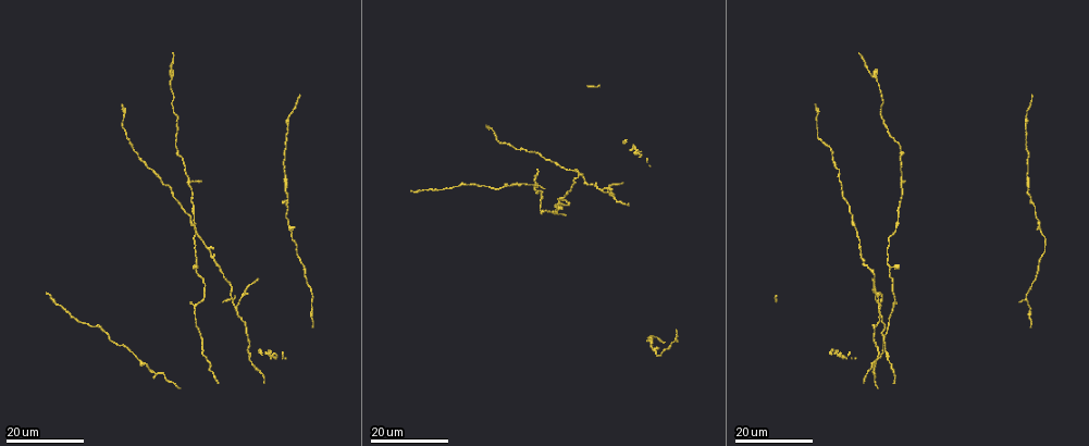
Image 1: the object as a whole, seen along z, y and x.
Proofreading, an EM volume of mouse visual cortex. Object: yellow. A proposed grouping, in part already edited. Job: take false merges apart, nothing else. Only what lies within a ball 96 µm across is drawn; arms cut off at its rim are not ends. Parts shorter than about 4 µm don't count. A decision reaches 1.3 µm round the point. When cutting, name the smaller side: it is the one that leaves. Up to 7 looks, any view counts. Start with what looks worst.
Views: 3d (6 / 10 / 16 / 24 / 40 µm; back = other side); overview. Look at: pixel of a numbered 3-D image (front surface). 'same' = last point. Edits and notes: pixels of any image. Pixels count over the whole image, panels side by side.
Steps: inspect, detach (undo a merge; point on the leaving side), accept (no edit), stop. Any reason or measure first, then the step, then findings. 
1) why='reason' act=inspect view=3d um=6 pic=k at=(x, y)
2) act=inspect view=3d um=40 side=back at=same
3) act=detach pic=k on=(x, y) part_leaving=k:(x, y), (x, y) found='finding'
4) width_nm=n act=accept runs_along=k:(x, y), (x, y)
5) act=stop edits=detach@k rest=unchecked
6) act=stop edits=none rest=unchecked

act=inspect view=3d um=16 pic=1 at=(237, 309)

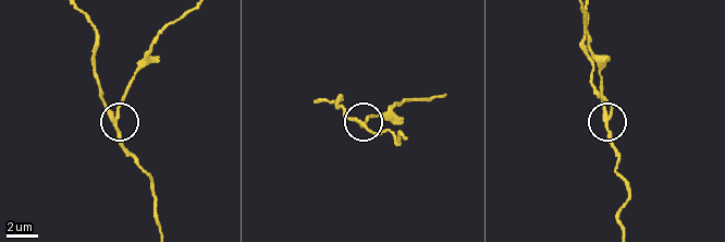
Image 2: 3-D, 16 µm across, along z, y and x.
act=inspect view=3d um=6 pic=2 at=(117, 113)

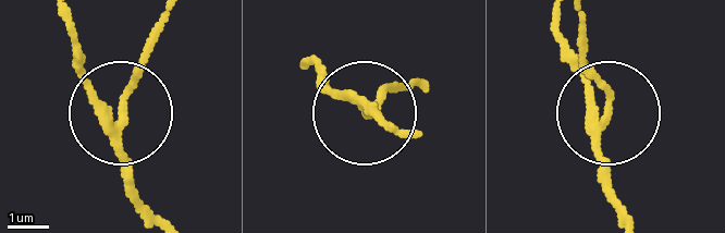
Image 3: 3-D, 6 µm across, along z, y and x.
arms=3 act=detach pic=3 on=(136, 76) part_leaving=3:(117, 127), (164, 16) found='a second neuron is stuck on'

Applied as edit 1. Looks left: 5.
act=inspect view=overview

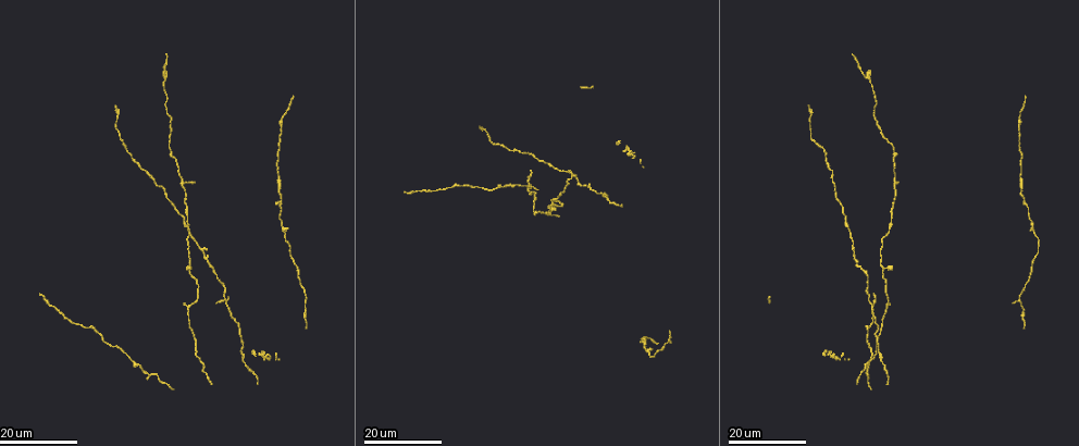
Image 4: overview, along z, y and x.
act=inspect view=3d um=24 pic=4 at=(1022, 181)

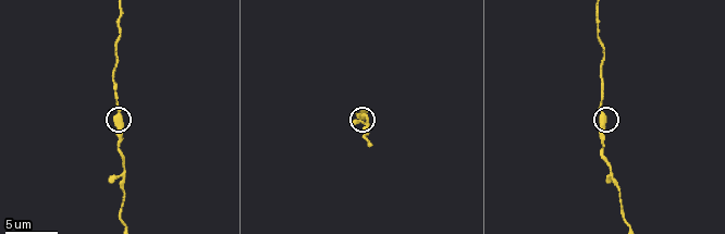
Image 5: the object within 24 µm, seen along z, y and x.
act=inspect view=3d um=6 pic=5 at=(604, 123)

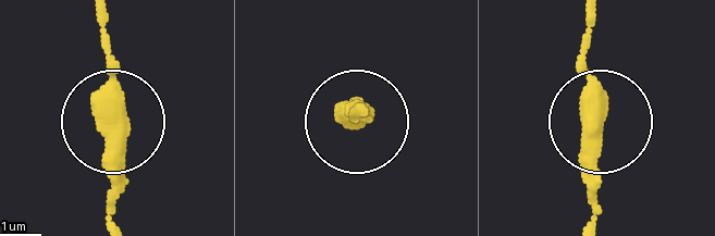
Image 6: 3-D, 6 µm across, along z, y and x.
act=accept found='one neuron here'

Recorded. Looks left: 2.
why='three-way junction' act=inspect view=3d um=10 pic=5 at=(125, 170)

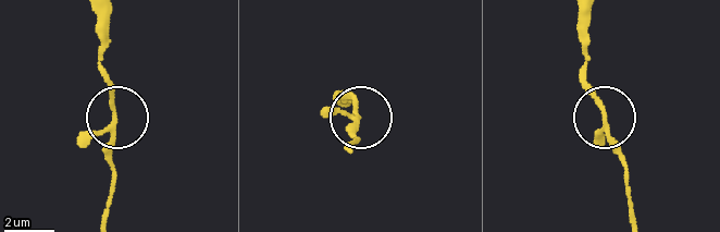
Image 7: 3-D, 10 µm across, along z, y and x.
width_nm=150 act=accept found='all the same neuron'

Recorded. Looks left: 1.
act=stop edits=detach@3 rest=unchecked

